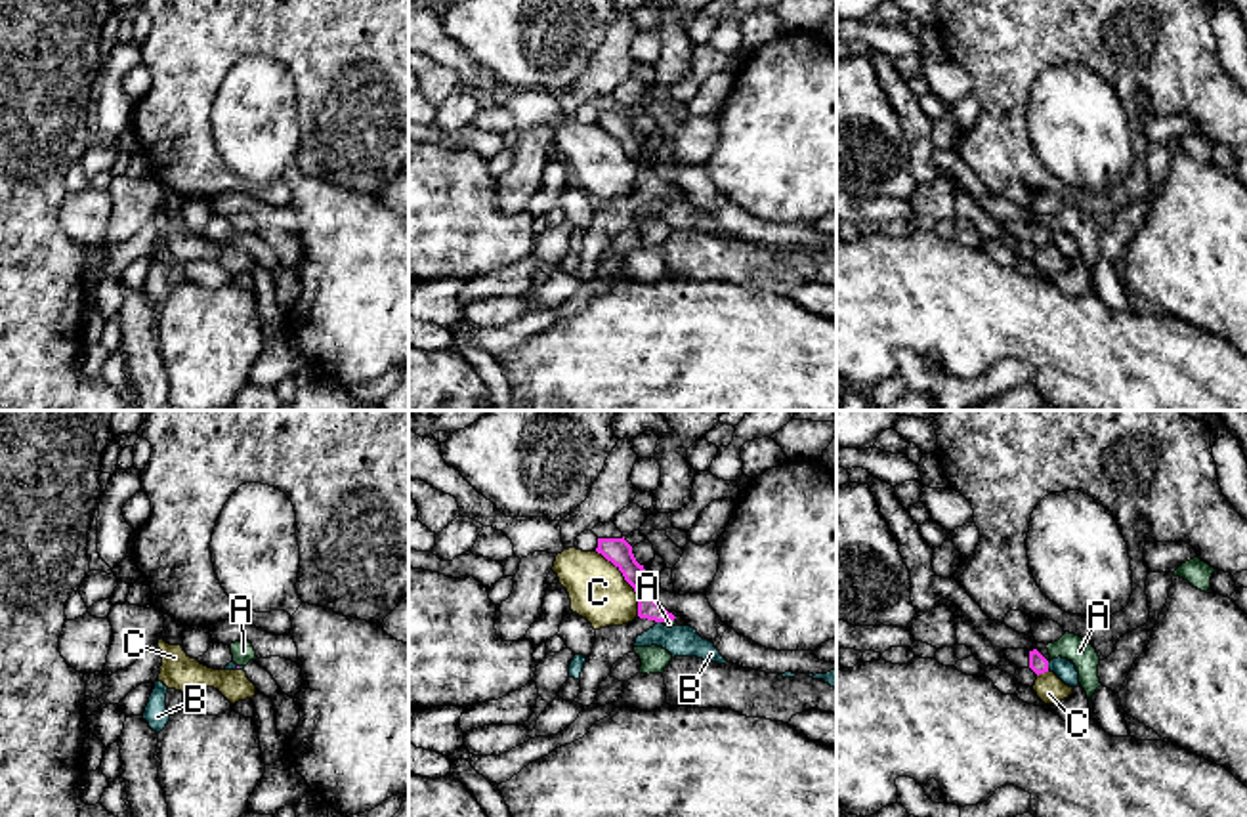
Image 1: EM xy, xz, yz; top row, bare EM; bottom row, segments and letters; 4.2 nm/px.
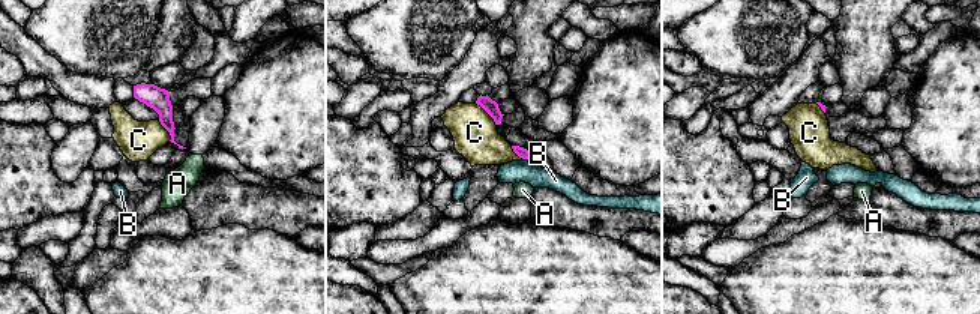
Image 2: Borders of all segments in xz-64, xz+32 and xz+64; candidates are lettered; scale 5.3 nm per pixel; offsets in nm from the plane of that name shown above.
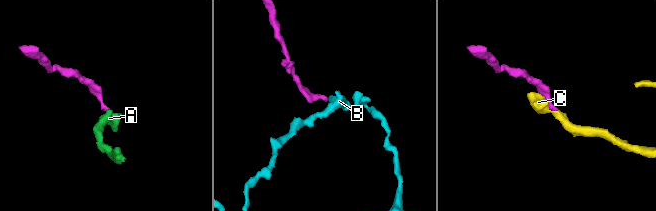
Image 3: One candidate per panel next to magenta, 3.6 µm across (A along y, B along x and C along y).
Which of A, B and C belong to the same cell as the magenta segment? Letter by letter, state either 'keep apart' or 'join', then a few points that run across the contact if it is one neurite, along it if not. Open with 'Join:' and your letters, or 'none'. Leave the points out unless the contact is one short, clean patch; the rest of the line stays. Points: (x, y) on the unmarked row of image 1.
Join: none
A: keep apart | xz (673, 191), (663, 195)
B: keep apart | yz (1047, 235), (1049, 241)
C: keep apart | xz (596, 123), (621, 146), (636, 167), (638, 188)

